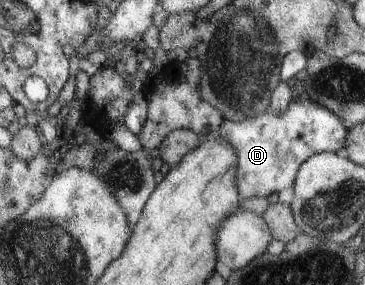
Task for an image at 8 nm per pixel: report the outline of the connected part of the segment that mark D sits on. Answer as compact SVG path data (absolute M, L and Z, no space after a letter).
M304 93L298 98L291 98L282 114L274 114L272 110L267 109L258 116L242 121L224 119L224 122L218 126L215 137L228 141L237 152L237 190L241 198L250 198L251 196L267 197L283 188L292 188L297 171L310 155L319 152L342 153L347 134L348 130L342 126L341 118L336 113L330 112L328 108L322 108L318 101L312 100Z

